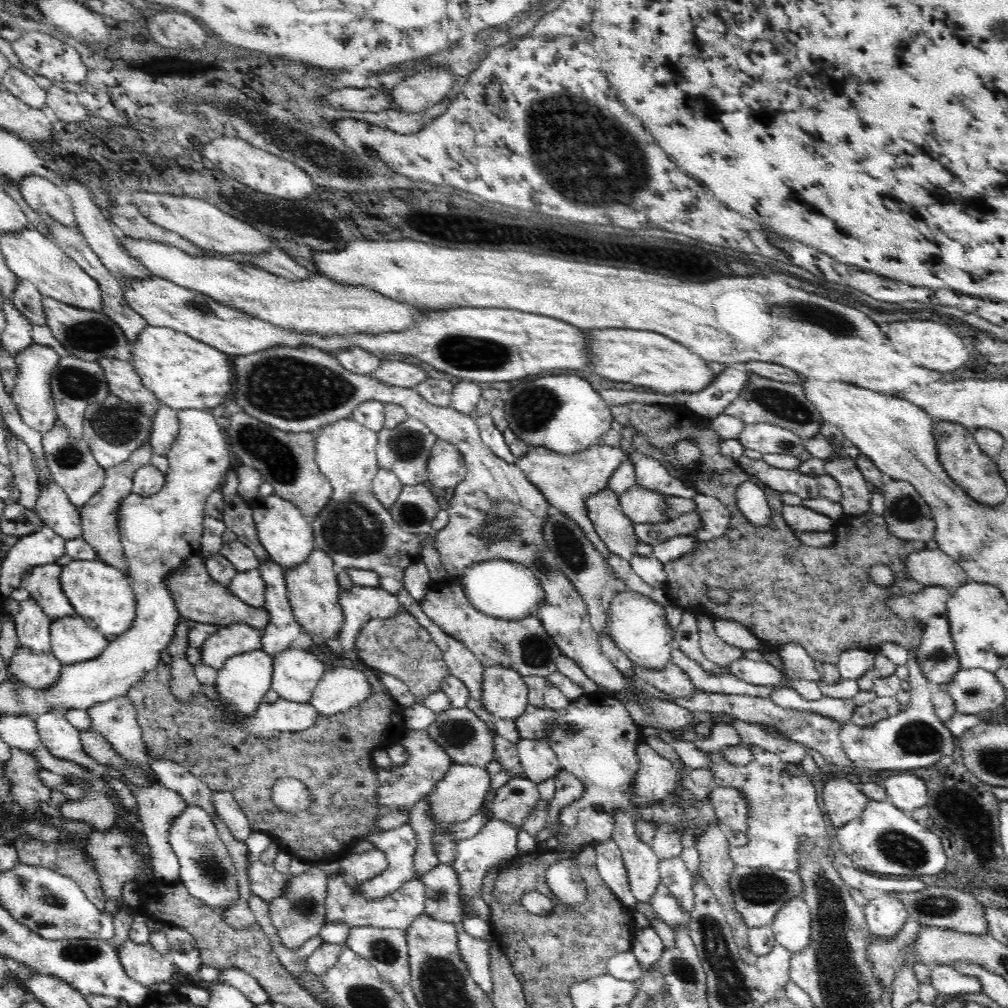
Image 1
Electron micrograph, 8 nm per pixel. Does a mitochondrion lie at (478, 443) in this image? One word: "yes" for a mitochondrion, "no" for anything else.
no

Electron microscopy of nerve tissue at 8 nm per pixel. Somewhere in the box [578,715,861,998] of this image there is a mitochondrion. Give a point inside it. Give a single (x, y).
(760, 888)

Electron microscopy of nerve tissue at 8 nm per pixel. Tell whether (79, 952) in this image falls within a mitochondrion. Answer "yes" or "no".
yes

